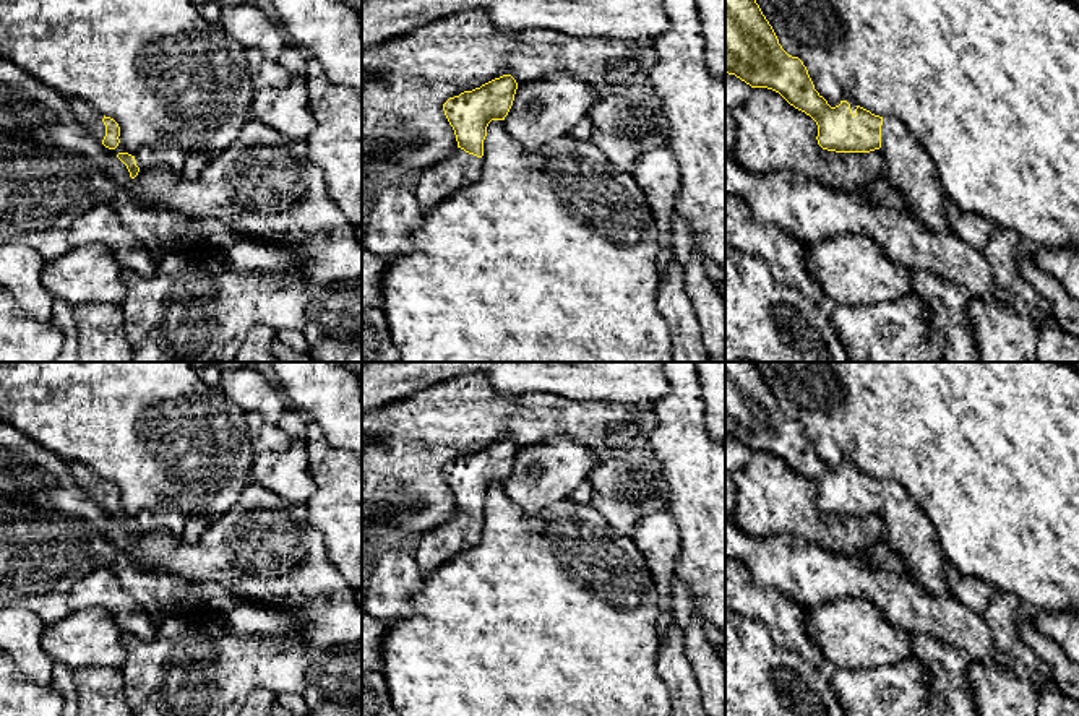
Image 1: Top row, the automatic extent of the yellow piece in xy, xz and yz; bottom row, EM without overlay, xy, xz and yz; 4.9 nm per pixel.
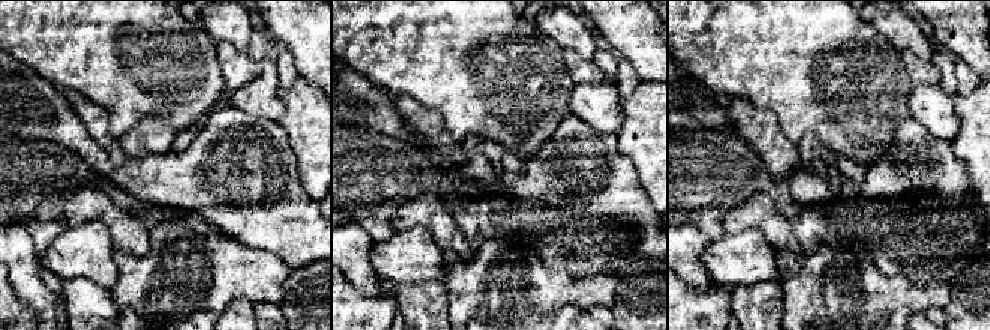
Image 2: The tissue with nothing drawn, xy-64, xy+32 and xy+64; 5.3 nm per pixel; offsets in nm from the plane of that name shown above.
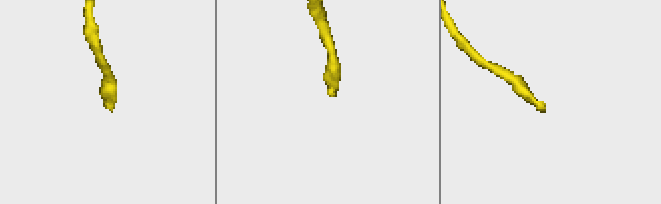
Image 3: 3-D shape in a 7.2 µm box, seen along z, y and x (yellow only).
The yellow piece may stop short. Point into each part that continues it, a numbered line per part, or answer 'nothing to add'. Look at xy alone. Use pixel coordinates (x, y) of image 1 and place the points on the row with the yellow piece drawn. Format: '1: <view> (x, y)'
1: xy (85, 112)

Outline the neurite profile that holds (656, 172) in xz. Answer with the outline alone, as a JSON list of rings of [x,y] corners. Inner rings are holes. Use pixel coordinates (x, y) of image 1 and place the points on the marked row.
[[[670,143],[654,146],[643,153],[631,174],[646,195],[646,201],[654,214],[654,221],[662,239],[656,266],[660,274],[675,258],[668,239],[673,232],[675,201],[680,192],[680,172]]]

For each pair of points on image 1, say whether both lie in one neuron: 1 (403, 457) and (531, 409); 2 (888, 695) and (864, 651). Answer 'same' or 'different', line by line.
1: same
2: different

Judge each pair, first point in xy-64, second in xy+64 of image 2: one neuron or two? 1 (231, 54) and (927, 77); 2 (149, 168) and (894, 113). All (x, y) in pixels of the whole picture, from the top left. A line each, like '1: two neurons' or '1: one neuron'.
1: one neuron
2: two neurons

